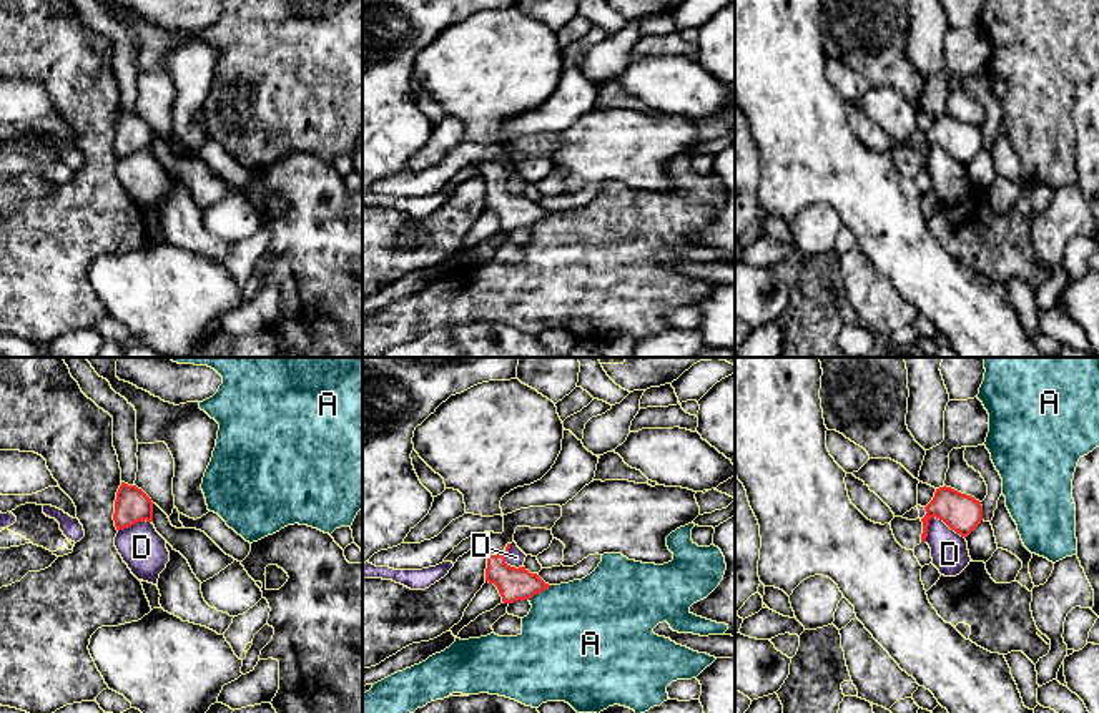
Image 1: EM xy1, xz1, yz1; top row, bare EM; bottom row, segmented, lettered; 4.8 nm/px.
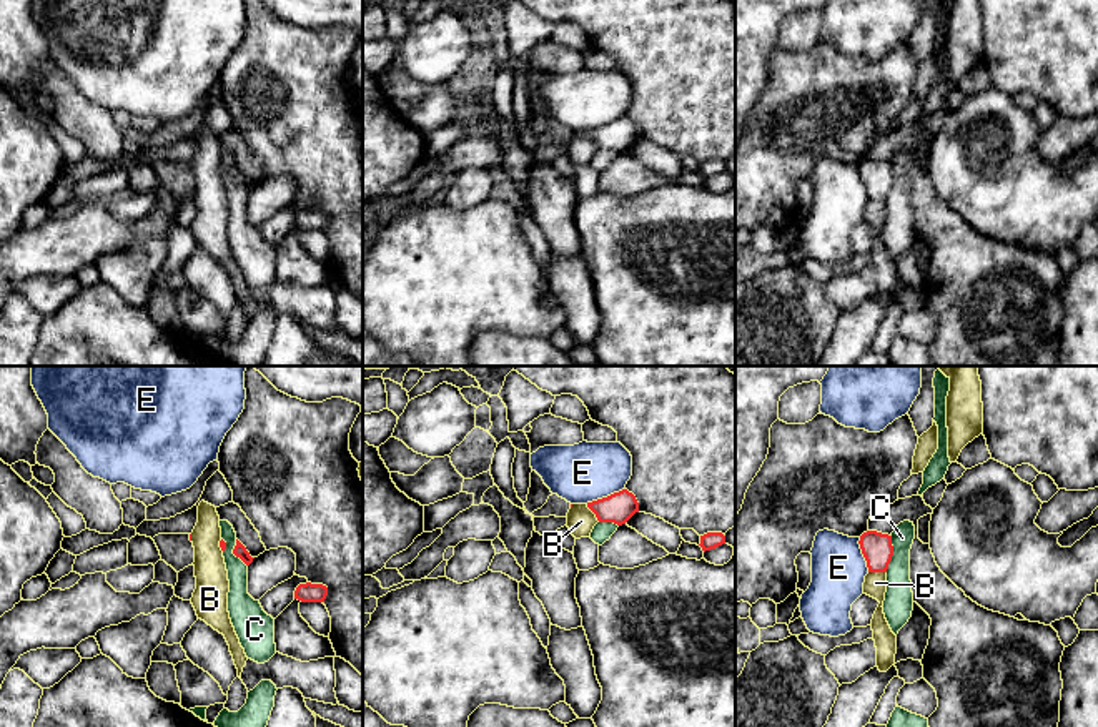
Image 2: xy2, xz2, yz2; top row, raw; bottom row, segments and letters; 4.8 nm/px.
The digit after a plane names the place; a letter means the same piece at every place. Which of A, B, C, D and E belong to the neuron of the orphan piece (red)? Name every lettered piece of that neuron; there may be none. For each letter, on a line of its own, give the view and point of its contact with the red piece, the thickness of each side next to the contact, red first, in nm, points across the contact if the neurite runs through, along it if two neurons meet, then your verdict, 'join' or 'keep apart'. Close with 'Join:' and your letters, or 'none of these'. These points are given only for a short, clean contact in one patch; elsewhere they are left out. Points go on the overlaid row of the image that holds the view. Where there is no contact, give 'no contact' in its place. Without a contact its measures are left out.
A: contact xz1 (539, 592); calibres 160 and 460 nm; keep apart
B: contact xz2 (593, 511); calibres 150 and 140 nm; keep apart
C: contact yz2 (892, 554); calibres 150 and 140 nm; border yz2 (892, 536), (892, 559), (885, 571); keep apart
D: contact yz1 (946, 524); calibres 180 and 180 nm; border yz1 (928, 521), (933, 517), (941, 519), (965, 539); keep apart
E: contact xz2 (604, 498); calibres 150 and 280 nm; keep apart
Join: none of these

